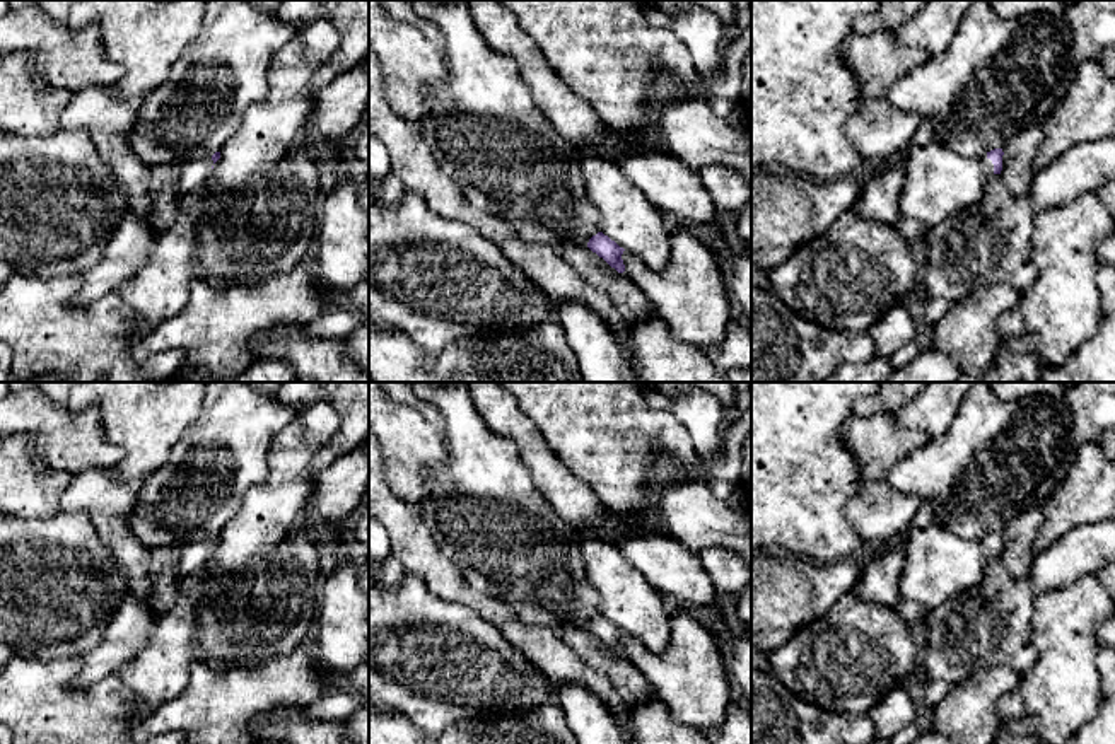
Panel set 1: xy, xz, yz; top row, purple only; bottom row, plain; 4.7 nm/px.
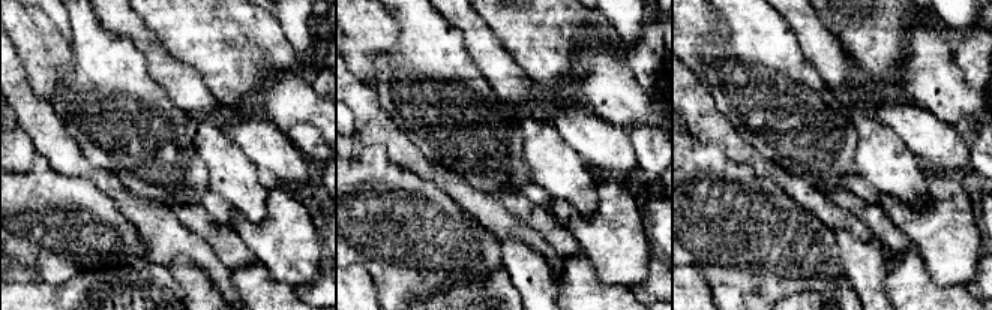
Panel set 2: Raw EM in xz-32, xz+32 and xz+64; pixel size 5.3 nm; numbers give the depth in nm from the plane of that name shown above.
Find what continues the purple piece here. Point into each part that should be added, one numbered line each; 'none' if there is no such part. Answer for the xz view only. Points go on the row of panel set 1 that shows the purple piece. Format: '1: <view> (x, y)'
none

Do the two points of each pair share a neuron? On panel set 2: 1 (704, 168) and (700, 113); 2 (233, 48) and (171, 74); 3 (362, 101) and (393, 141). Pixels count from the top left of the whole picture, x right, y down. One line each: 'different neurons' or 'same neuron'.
1: different neurons
2: different neurons
3: same neuron

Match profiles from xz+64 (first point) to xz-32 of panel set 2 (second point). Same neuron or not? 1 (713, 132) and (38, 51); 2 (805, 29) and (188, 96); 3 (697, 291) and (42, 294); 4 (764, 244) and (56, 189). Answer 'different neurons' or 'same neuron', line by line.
1: different neurons
2: same neuron
3: same neuron
4: same neuron

